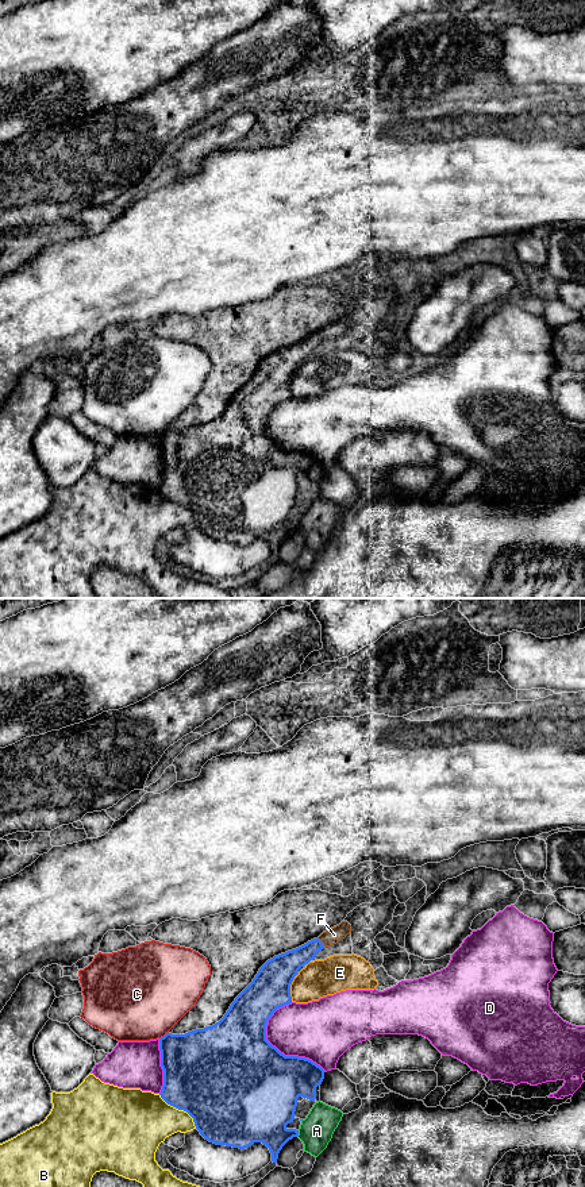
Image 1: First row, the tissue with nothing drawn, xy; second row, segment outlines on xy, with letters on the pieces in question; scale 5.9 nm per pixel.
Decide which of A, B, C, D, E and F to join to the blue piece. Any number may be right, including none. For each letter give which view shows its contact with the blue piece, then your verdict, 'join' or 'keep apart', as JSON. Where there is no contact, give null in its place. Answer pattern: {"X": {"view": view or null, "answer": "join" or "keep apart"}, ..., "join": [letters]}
{"A": {"view": "xy", "answer": "keep apart"}, "B": {"view": "xy", "answer": "keep apart"}, "C": {"view": "xy", "answer": "keep apart"}, "D": {"view": "xy", "answer": "keep apart"}, "E": {"view": "xy", "answer": "keep apart"}, "F": {"view": "xy", "answer": "keep apart"}, "join": []}

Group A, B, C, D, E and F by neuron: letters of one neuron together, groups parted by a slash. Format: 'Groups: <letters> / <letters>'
Groups: A / B / C / D / E / F

